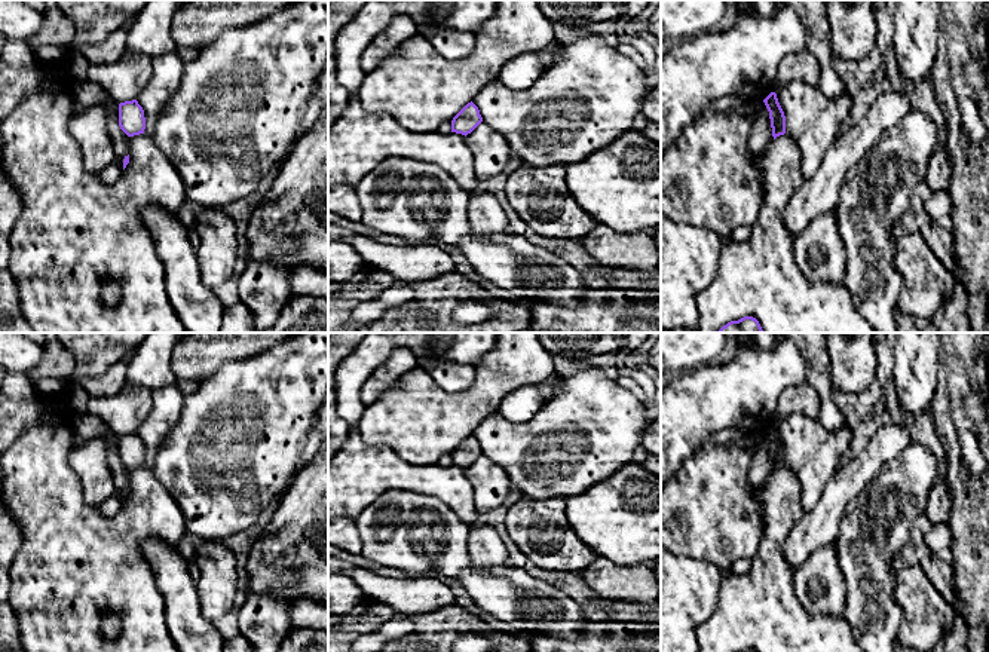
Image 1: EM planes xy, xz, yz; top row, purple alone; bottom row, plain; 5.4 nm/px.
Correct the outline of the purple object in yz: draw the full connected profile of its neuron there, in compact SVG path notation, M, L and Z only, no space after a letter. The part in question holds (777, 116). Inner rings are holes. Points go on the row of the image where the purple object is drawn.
M771 92L765 100L763 100L768 111L769 111L769 119L771 119L771 128L772 128L772 137L774 140L780 135L786 134L786 116L784 111L778 102L777 94Z

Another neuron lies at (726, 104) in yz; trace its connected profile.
M722 97L710 102L704 113L698 117L707 117L714 113L734 113L744 117L750 117L756 111L757 102L741 101L735 97Z

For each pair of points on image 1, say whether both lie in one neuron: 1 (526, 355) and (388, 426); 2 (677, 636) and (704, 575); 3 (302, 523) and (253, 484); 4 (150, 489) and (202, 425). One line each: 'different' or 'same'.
1: same
2: same
3: different
4: different

